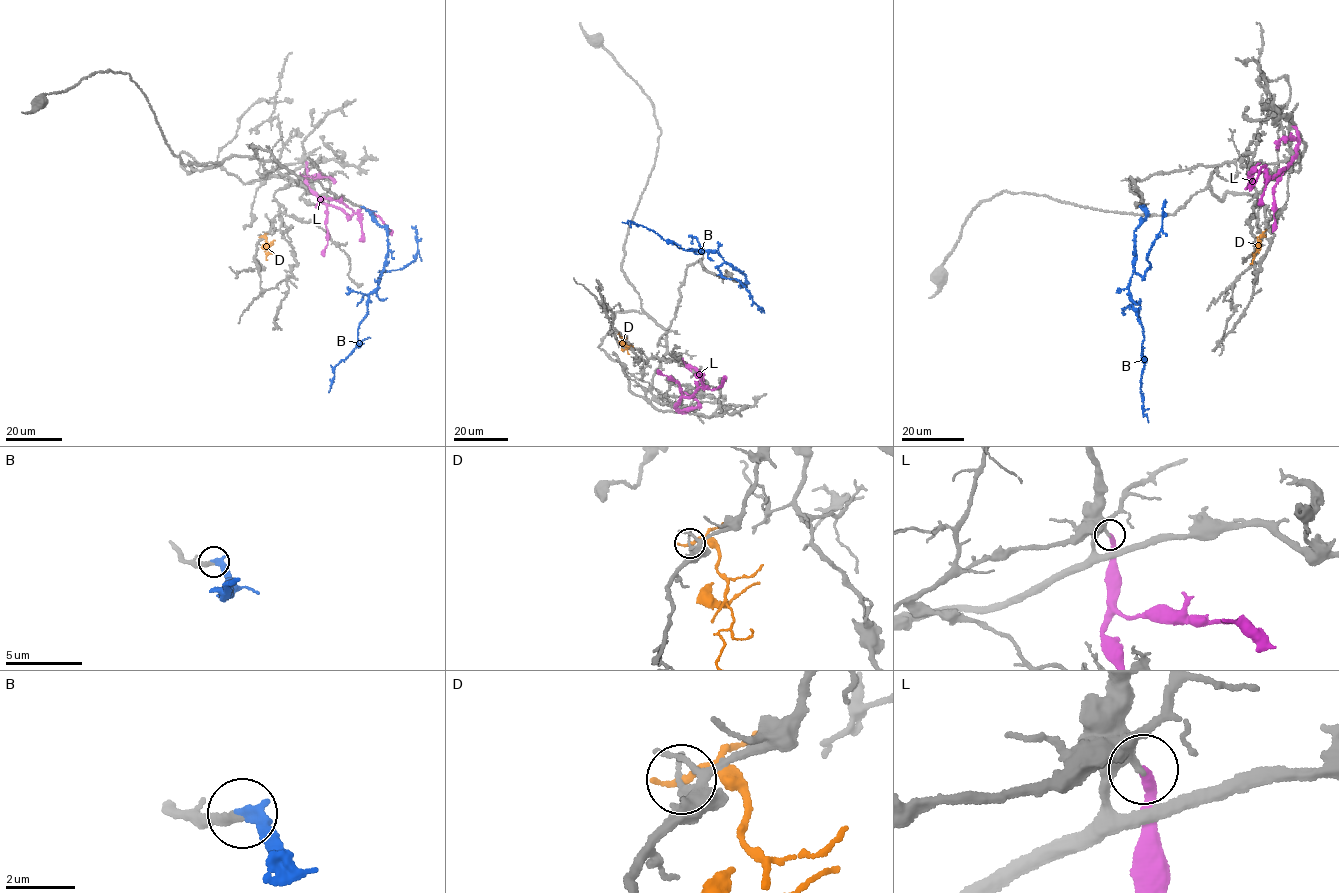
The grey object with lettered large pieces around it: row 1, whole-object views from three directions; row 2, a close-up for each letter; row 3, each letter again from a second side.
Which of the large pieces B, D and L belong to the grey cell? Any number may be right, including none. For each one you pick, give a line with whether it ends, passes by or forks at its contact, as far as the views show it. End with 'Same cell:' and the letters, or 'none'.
B: it ends
Same cell: B

